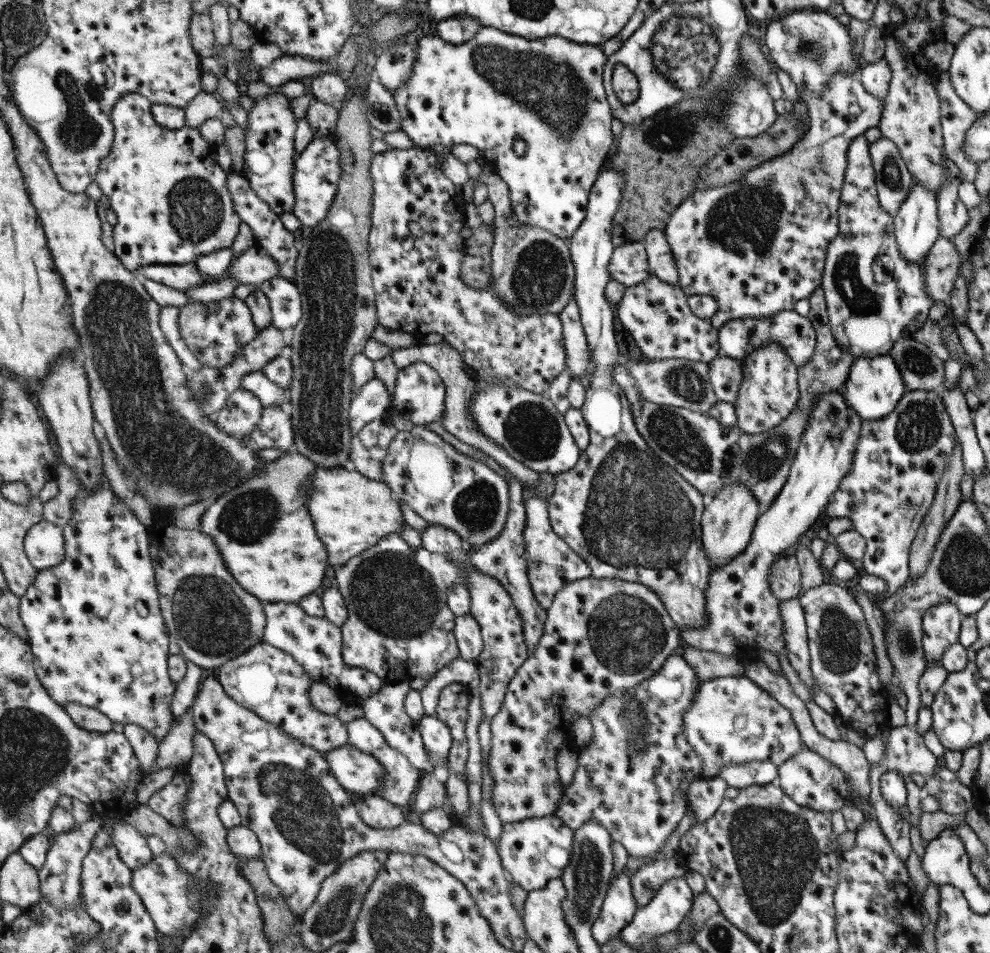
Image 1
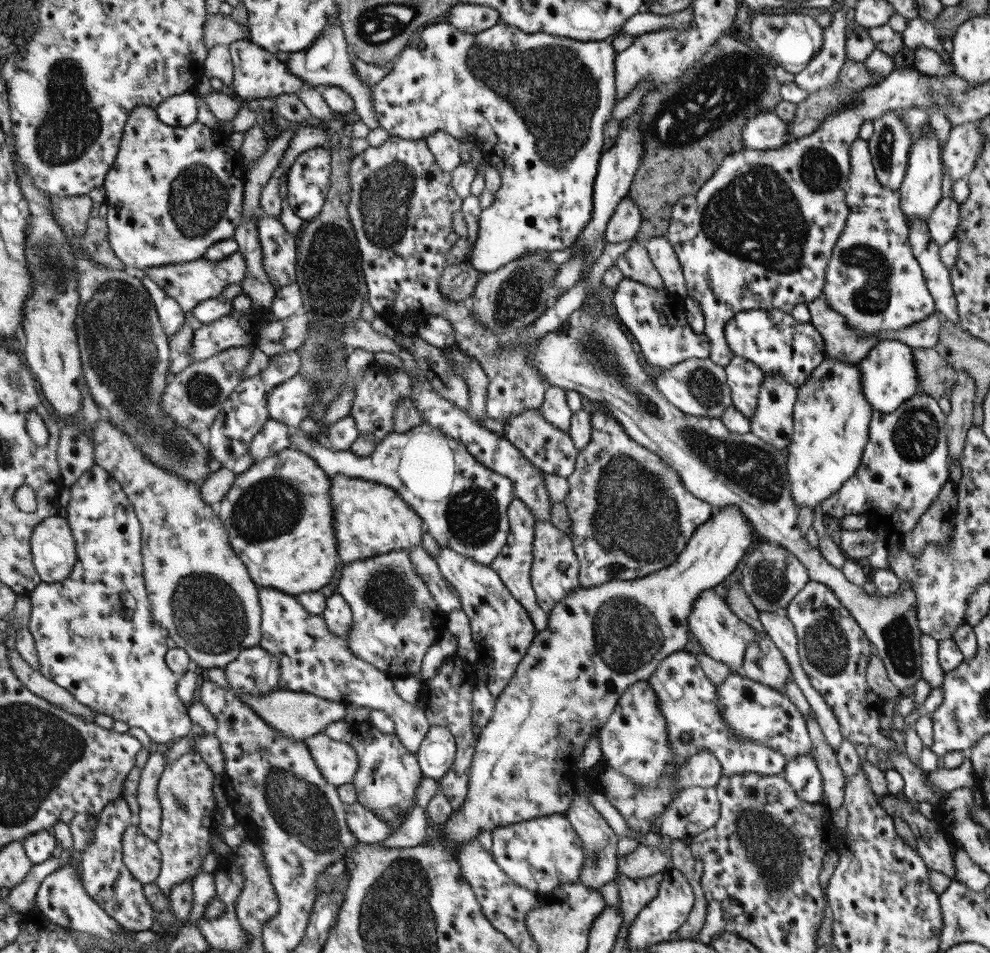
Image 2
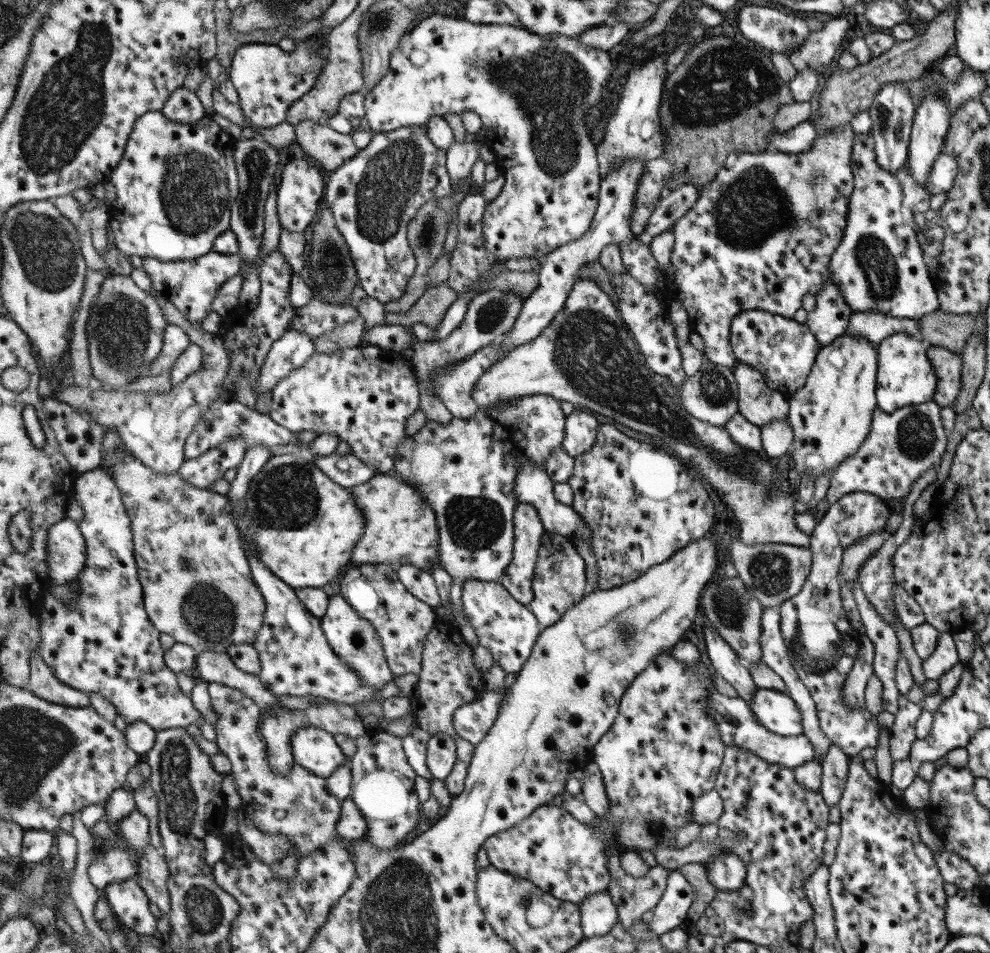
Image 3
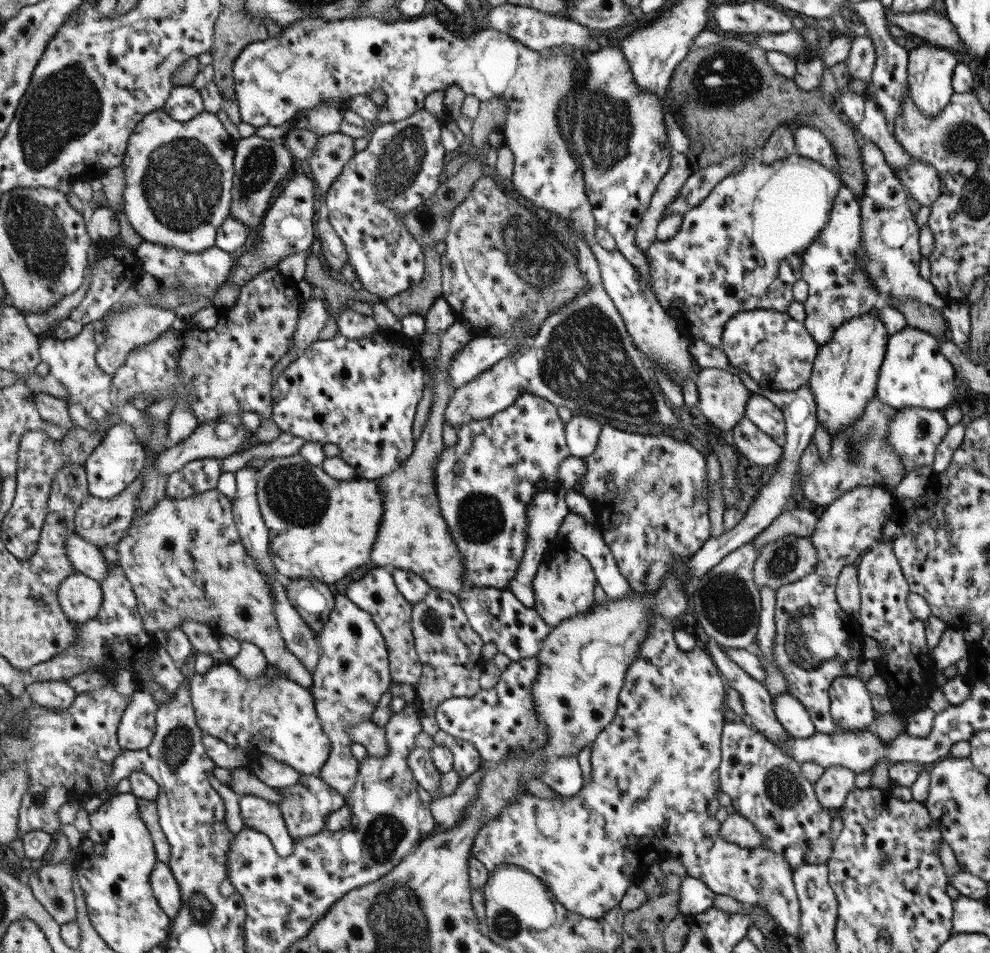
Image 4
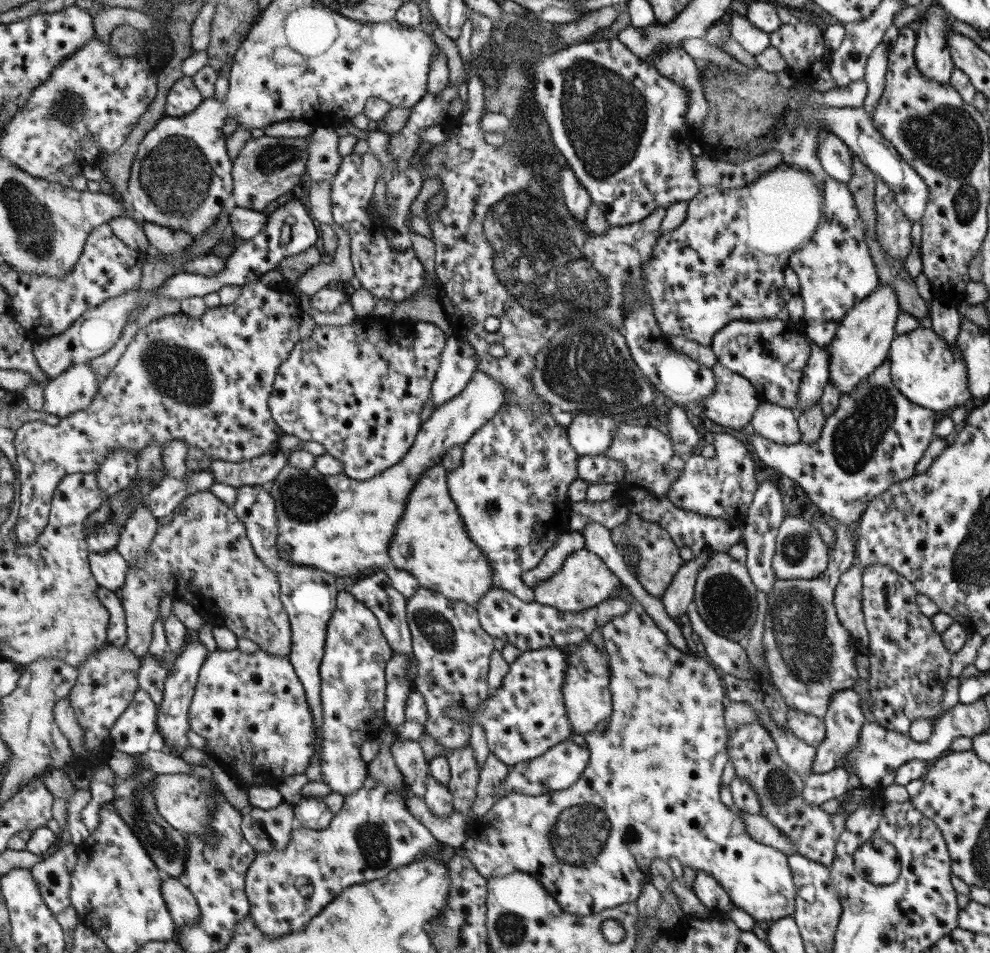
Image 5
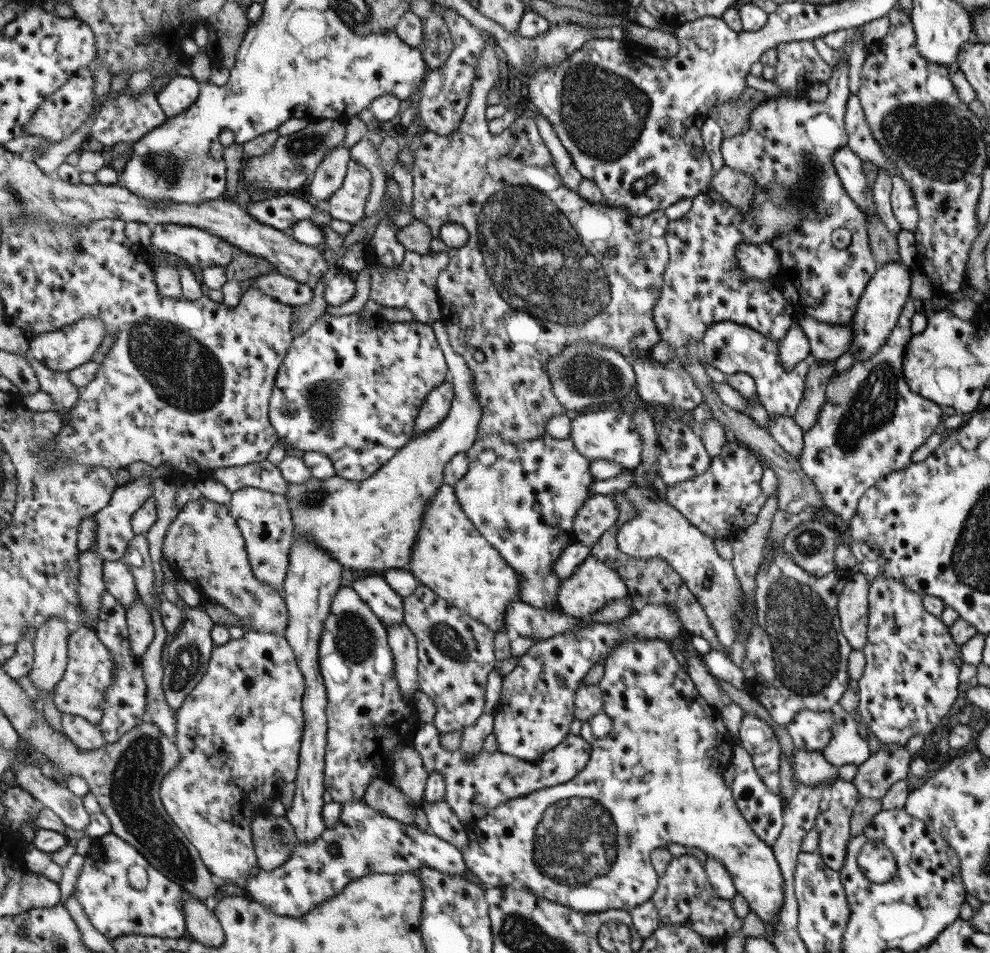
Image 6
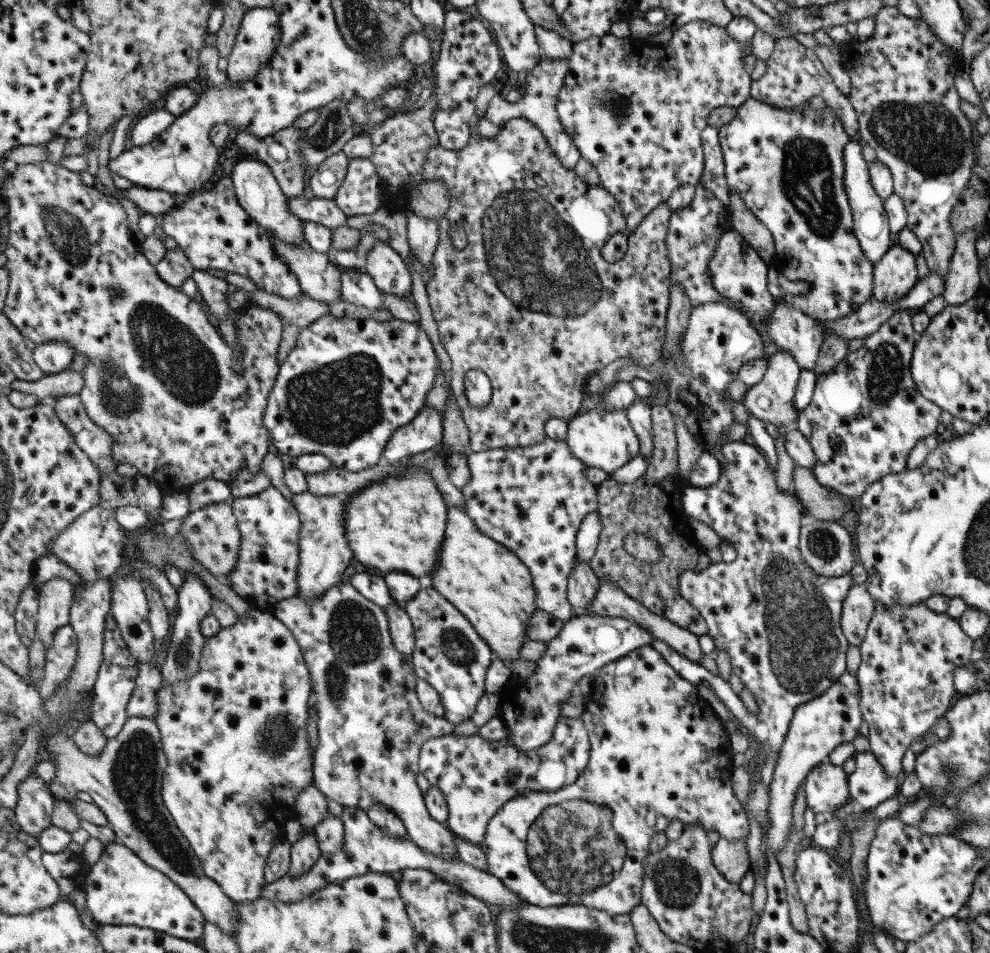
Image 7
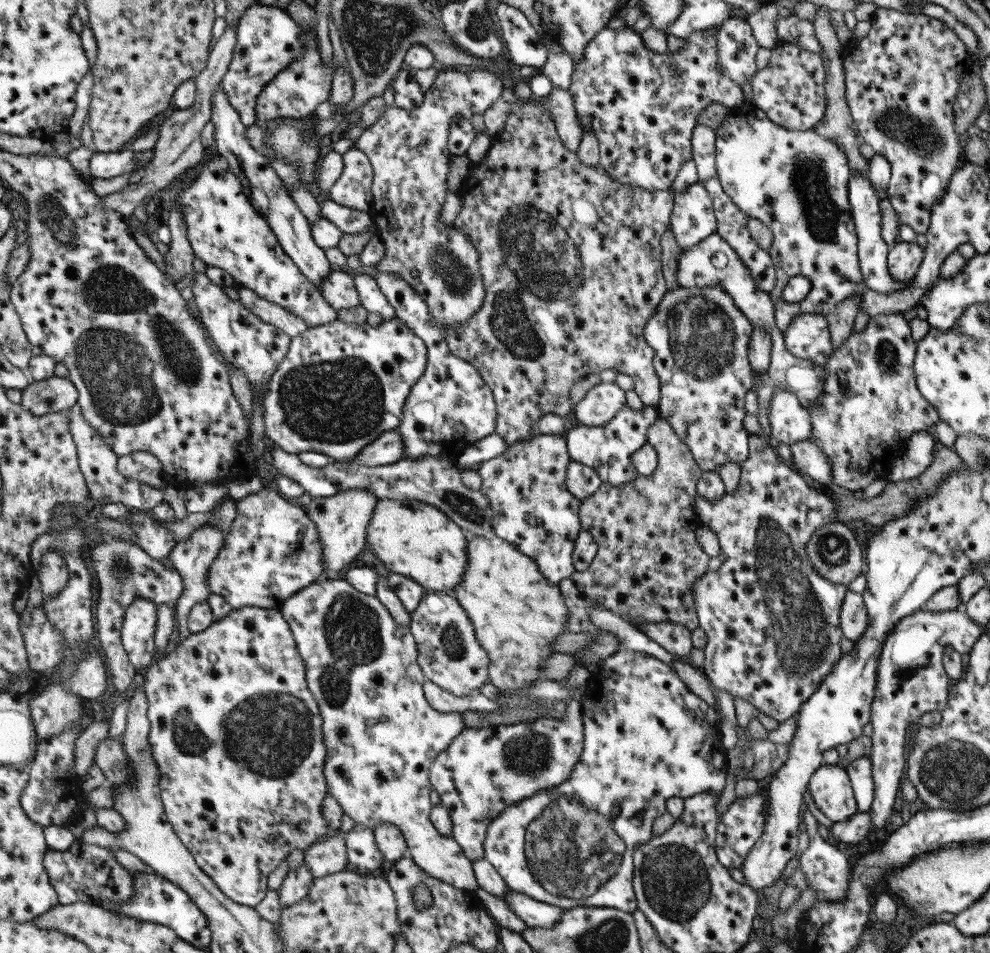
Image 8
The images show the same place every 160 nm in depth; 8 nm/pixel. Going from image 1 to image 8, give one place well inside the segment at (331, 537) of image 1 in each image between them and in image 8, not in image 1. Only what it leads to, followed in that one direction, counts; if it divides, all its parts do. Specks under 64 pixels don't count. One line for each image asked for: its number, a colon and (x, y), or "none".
2: (371, 519)
3: (402, 528)
4: (414, 535)
5: (433, 543)
6: (451, 556)
7: (489, 584)
8: (517, 614)

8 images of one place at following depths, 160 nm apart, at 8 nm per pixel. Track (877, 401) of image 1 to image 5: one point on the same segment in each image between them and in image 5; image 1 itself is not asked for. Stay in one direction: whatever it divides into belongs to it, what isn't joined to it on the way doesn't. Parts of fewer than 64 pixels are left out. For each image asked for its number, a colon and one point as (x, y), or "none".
2: (888, 374)
3: (904, 375)
4: (913, 373)
5: (928, 372)

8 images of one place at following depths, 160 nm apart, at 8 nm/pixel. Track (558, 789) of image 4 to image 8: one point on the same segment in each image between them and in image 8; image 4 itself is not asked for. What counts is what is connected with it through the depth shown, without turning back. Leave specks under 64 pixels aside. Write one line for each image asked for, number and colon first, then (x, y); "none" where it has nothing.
5: (558, 768)
6: (474, 788)
7: (477, 777)
8: (486, 770)

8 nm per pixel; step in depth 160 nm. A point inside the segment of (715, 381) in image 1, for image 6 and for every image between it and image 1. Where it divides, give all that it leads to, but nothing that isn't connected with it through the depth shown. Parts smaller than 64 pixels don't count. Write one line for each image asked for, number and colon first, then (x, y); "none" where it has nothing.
2: (743, 378)
3: (758, 404)
4: (766, 416)
5: (775, 423)
6: (783, 430)

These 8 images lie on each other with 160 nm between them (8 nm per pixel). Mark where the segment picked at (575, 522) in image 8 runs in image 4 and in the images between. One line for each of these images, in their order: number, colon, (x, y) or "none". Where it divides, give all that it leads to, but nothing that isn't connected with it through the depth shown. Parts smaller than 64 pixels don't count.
4: (485, 482)
5: (511, 490)
6: (523, 496)
7: (531, 499)

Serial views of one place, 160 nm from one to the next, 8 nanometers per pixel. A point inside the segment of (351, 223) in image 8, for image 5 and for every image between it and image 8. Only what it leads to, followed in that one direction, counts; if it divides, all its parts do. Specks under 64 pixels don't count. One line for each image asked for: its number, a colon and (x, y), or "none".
5: (246, 223)
6: (281, 212)
7: (328, 212)

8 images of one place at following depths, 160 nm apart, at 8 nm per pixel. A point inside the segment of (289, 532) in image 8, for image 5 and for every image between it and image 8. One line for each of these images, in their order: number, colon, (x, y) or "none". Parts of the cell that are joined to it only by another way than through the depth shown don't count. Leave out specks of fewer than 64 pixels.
5: (255, 506)
6: (267, 520)
7: (267, 572)

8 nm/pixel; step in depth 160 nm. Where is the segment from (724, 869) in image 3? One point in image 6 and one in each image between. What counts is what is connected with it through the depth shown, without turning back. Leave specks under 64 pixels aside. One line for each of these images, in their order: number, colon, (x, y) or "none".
4: (654, 767)
5: (650, 789)
6: (656, 777)

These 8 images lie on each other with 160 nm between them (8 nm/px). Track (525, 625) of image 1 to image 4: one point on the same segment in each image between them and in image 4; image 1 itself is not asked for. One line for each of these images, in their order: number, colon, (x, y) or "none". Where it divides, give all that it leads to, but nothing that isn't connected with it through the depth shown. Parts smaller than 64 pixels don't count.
2: (512, 565)
3: (528, 528)
4: (545, 513)

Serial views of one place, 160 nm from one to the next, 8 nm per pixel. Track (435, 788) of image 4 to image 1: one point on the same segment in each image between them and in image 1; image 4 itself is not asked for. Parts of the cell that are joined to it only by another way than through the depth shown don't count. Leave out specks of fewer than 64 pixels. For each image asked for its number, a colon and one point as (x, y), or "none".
1: (317, 643)
2: (312, 658)
3: (415, 744)

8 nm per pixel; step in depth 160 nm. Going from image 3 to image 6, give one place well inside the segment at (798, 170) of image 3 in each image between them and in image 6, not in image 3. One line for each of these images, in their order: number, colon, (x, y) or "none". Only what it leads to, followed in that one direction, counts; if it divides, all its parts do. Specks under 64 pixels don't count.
4: (739, 249)
5: (725, 262)
6: (702, 284)

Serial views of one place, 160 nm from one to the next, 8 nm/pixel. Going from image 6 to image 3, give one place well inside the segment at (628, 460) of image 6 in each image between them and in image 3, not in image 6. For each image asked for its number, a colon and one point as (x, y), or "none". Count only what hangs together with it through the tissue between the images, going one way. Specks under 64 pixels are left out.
3: (580, 428)
4: (581, 433)
5: (588, 435)

